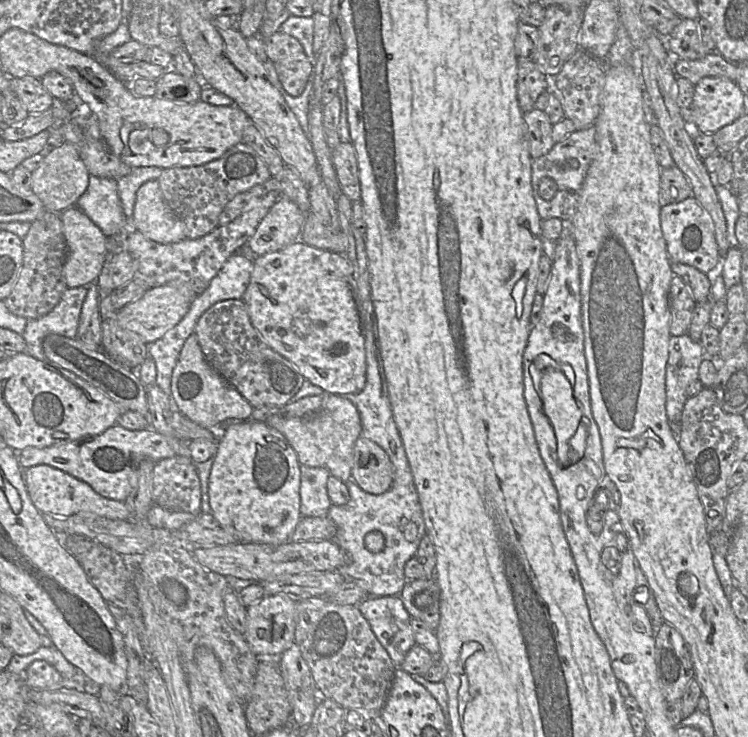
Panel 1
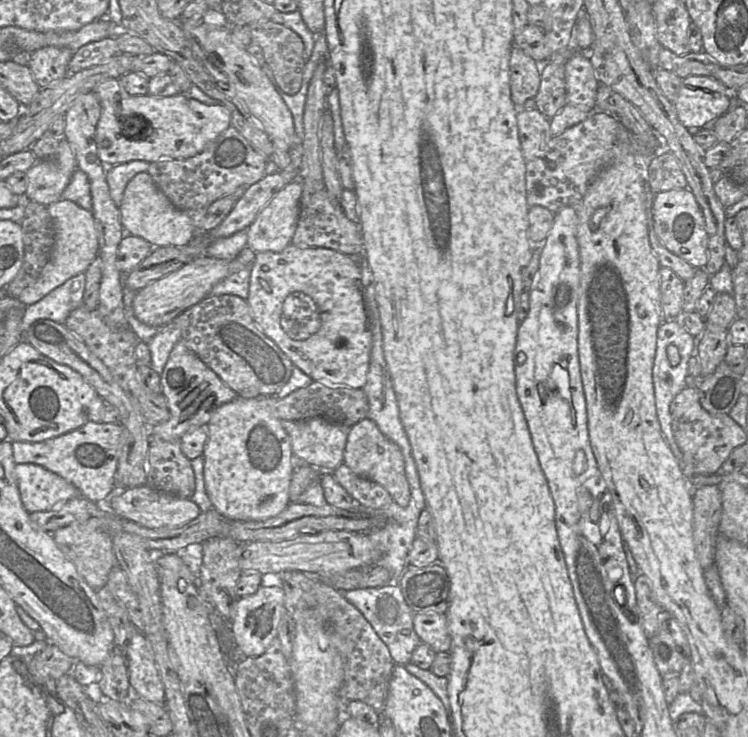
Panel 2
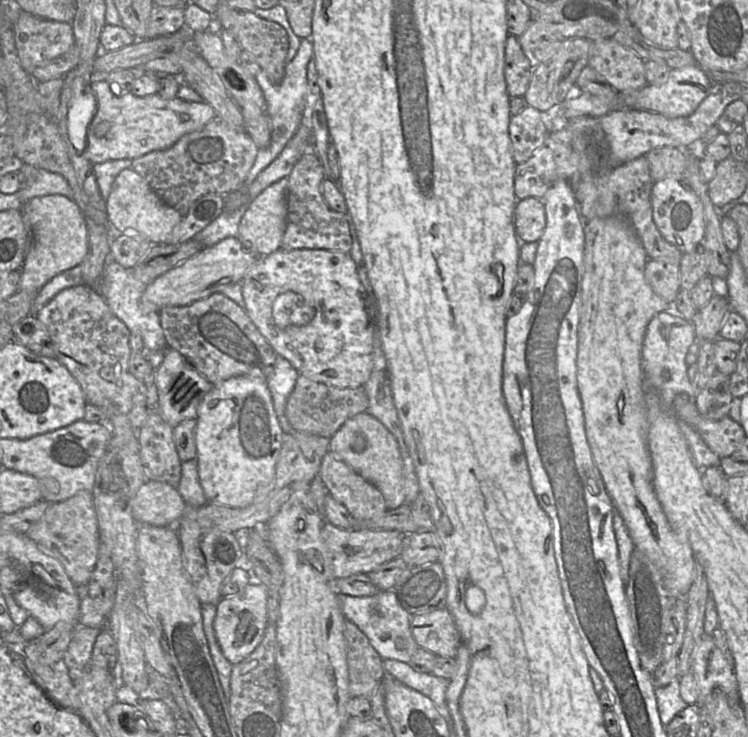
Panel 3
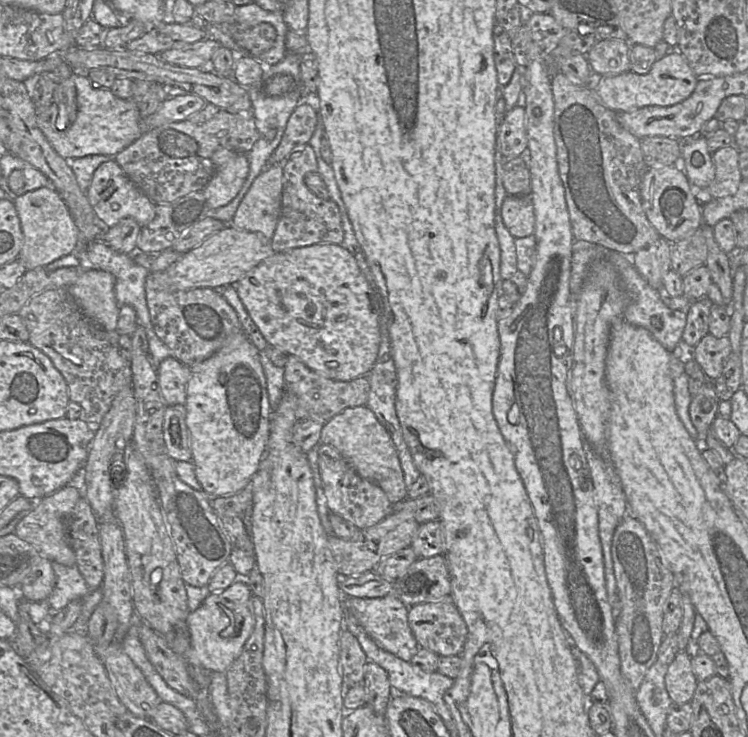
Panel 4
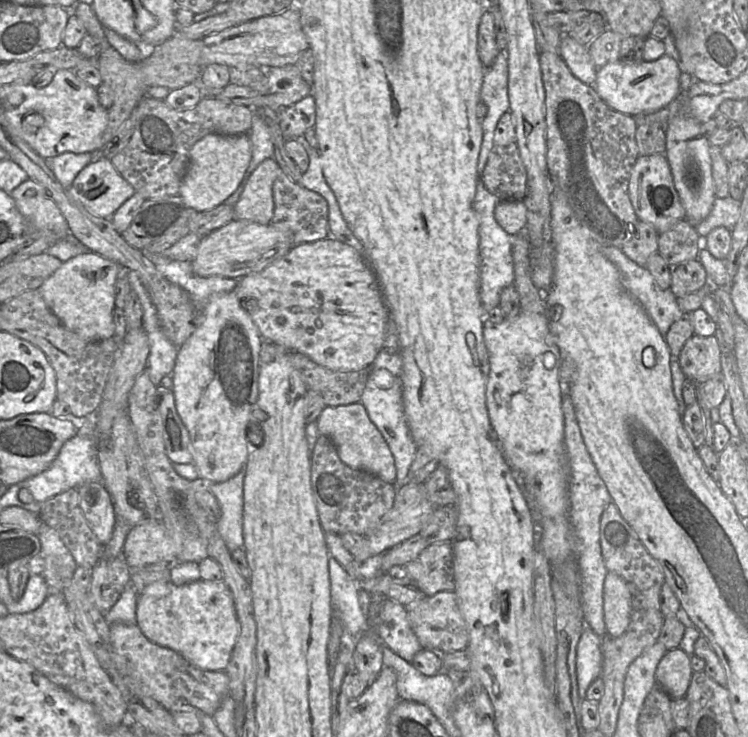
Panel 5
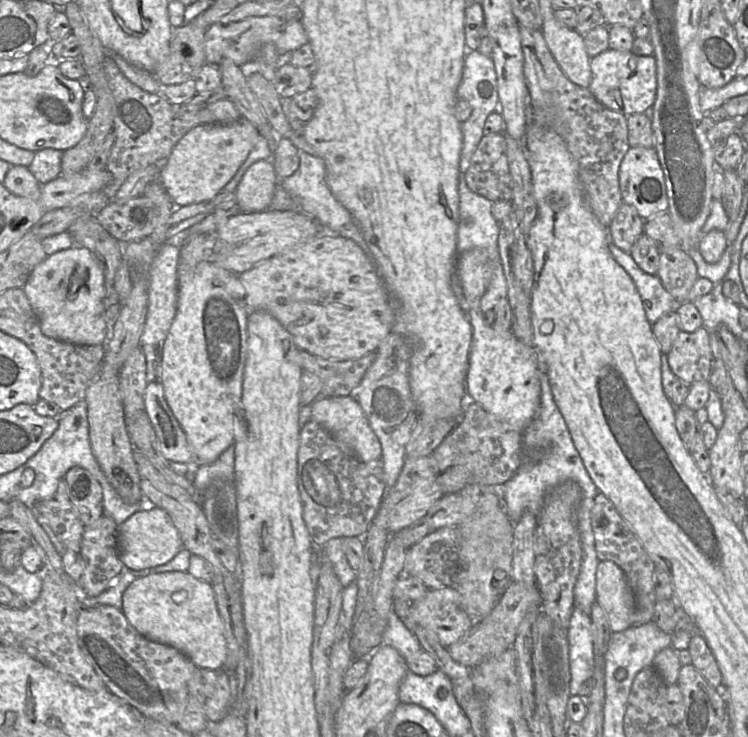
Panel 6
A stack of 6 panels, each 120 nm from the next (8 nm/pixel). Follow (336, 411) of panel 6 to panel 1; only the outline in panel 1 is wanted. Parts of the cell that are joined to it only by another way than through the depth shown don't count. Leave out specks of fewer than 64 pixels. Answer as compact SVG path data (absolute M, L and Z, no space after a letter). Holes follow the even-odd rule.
M364 436L354 445L351 479L363 491L374 495L388 491L393 484L394 467L388 454Z

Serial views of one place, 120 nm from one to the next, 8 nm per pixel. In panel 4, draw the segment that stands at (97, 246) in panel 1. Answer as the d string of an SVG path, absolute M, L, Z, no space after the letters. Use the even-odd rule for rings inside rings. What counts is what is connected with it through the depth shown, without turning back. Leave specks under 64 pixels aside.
M42 187L18 195L13 203L23 233L23 245L18 258L26 270L45 267L63 256L75 253L78 249L79 230L58 192Z

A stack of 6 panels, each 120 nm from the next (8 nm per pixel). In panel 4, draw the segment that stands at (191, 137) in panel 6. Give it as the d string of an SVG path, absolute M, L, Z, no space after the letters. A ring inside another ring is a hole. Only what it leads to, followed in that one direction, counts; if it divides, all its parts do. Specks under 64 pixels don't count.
M225 148L216 150L211 161L214 173L202 193L209 208L215 210L236 197L249 173L249 162L247 154Z

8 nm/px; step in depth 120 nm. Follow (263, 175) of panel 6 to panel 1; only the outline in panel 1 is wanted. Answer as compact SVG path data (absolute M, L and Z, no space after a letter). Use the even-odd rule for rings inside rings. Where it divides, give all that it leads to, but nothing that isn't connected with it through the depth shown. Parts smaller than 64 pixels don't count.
M281 196L262 219L254 235L248 240L247 246L258 256L280 251L299 240L304 221L305 214L298 206Z

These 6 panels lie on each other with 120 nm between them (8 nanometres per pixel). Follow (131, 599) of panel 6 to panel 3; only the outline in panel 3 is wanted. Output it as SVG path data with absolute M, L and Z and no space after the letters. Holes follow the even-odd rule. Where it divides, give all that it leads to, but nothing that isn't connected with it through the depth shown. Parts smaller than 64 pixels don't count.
M249 583L240 593L223 597L216 605L215 636L223 655L232 665L247 658L262 641L268 623L267 599L266 585Z

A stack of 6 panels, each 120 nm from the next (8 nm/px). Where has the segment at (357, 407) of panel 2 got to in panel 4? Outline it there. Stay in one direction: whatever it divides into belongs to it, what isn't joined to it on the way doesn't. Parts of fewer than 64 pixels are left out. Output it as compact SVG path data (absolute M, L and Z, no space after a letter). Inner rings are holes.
M288 355L284 368L286 389L297 400L296 418L298 420L312 418L326 423L347 408L364 406L367 403L369 394L367 376L361 376L350 381L332 380L311 370L293 355Z

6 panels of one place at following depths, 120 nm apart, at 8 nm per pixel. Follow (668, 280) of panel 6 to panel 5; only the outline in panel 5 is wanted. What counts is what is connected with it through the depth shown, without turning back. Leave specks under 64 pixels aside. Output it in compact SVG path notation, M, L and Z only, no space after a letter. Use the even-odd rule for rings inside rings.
M690 260L671 267L672 282L670 291L682 298L706 286L706 272L698 260Z

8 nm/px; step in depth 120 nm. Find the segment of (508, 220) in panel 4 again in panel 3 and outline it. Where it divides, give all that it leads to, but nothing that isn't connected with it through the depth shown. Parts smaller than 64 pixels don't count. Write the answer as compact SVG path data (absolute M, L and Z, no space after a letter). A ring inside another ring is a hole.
M529 197L517 201L514 225L519 241L538 242L546 226L545 206L542 200Z

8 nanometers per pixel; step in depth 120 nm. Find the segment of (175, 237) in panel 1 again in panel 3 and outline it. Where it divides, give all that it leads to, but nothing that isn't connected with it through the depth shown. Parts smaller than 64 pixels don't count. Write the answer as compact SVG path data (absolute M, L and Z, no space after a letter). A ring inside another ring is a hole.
M131 168L122 170L113 182L106 199L106 210L111 225L122 233L134 233L148 239L152 244L170 243L173 228L182 216L167 206L151 189L145 179Z

